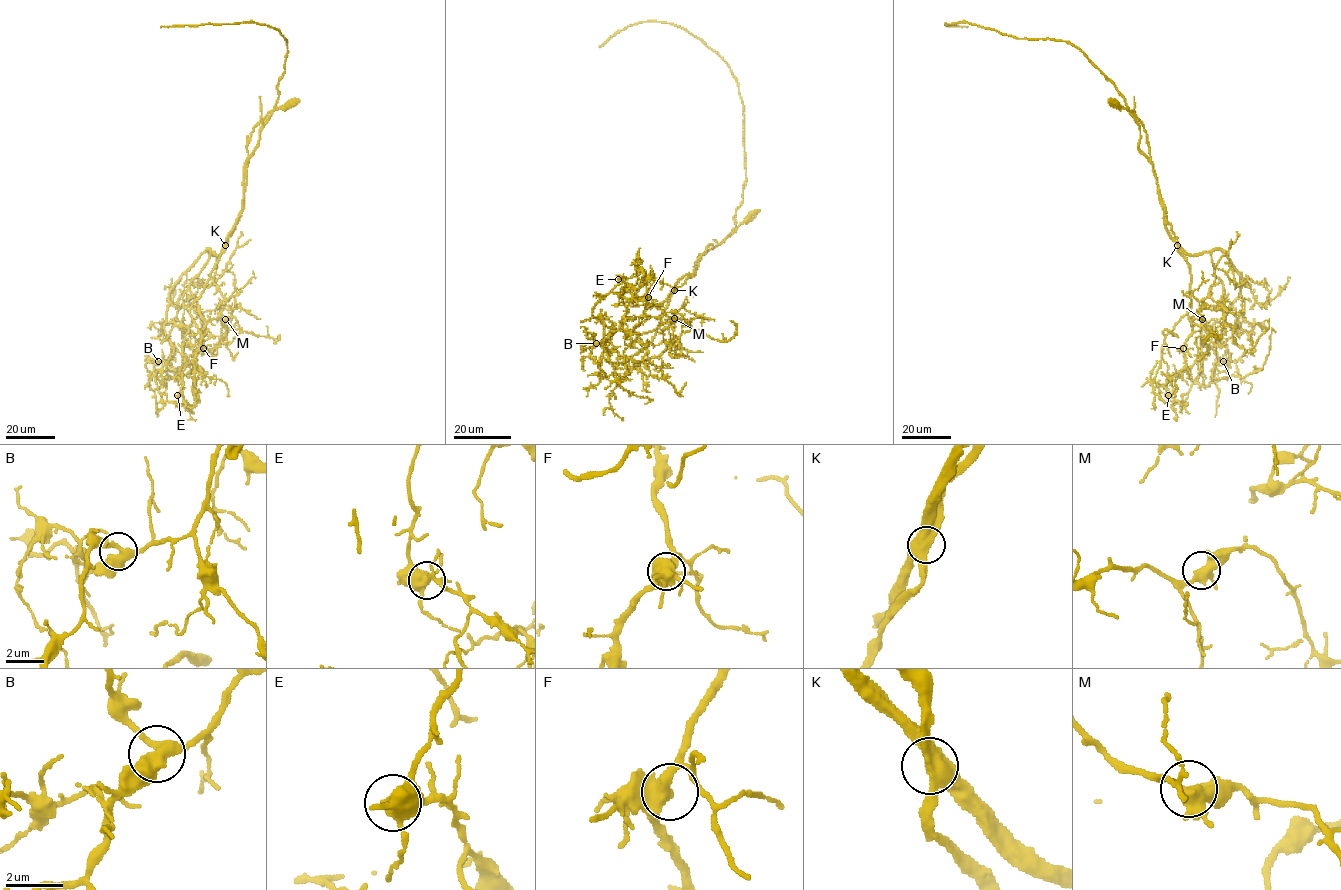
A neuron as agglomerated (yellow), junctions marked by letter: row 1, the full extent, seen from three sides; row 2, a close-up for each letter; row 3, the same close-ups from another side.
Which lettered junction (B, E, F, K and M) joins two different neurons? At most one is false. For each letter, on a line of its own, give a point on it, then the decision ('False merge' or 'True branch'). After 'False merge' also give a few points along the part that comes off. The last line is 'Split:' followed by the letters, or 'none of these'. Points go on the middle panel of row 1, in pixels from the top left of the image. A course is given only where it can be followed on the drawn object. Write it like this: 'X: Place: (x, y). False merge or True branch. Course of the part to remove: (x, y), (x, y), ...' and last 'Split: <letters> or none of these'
B: Place: (596, 343). True branch
E: Place: (618, 279). True branch
F: Place: (648, 297). True branch
K: Place: (674, 290). False merge. Course of the part to remove: (674, 290), (657, 305), (634, 305), (647, 276), (638, 272), (621, 276), (626, 285), (640, 287)
M: Place: (674, 318). True branch
Split: K

